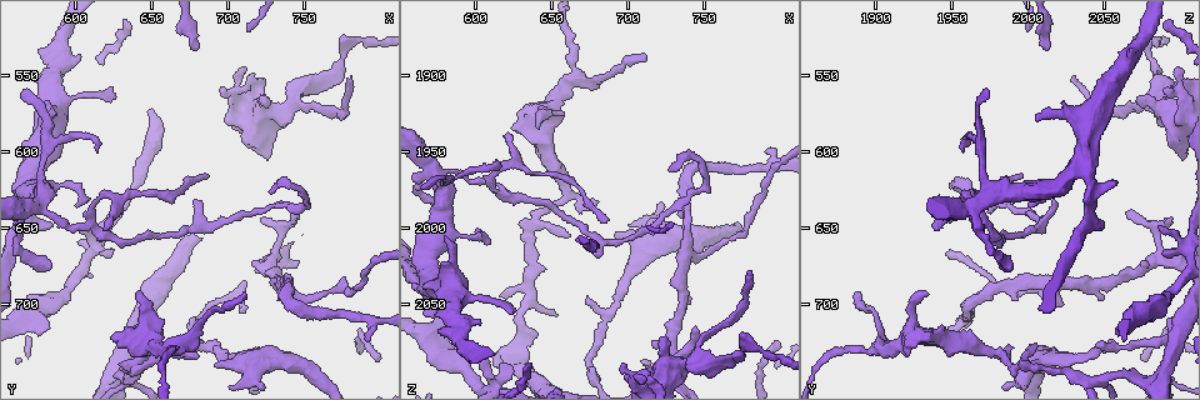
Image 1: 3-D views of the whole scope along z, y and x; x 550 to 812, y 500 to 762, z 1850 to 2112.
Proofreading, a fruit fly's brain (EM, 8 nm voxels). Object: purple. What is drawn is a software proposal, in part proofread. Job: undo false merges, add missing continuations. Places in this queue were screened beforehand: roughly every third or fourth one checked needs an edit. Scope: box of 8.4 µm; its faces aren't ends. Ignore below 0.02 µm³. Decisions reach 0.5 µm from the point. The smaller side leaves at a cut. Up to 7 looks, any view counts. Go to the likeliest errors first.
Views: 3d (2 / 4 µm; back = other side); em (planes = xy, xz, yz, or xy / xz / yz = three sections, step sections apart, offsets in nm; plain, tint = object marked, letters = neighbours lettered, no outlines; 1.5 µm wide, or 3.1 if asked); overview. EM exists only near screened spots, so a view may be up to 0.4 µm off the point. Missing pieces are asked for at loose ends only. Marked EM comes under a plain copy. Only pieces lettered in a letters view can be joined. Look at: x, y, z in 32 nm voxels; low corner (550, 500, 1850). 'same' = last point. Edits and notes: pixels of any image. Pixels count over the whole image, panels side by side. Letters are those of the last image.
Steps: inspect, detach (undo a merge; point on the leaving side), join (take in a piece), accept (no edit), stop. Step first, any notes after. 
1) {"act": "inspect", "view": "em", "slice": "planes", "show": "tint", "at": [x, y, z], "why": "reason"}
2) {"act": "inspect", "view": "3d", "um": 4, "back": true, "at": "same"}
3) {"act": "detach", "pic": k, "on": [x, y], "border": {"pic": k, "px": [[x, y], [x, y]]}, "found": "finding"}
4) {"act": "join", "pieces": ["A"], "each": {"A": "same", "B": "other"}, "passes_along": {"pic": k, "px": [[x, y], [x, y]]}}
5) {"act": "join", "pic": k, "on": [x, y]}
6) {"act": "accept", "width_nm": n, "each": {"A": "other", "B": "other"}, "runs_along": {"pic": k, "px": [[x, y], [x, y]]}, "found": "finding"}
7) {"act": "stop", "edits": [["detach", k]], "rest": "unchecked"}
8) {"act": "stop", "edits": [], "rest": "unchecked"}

{"act": "inspect", "view": "3d", "um": 4, "at": [614, 600, 1956], "why": "thin end"}

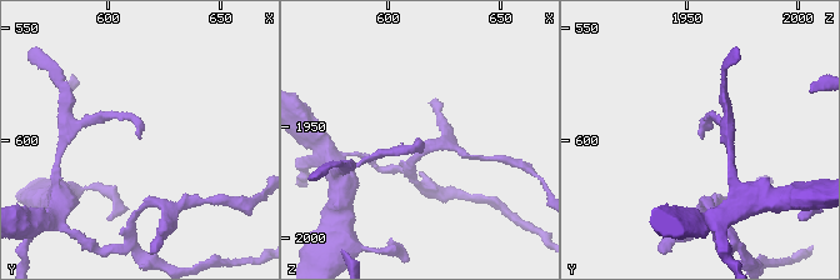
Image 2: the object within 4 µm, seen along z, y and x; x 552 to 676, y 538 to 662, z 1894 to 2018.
{"act": "inspect", "view": "em", "slice": "yz", "step": 8, "show": "tint", "at": [613, 599, 1958], "why": "shape alone is not enough"}

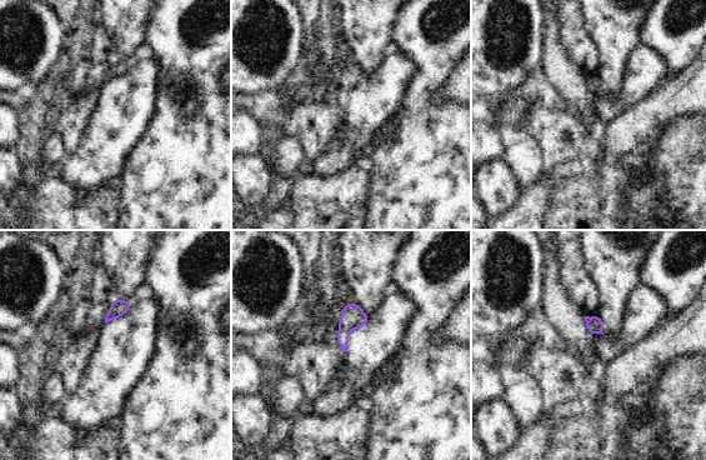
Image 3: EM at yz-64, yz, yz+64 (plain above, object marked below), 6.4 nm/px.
{"act": "inspect", "view": "em", "slice": "yz", "step": 8, "show": "letters", "at": "same"}

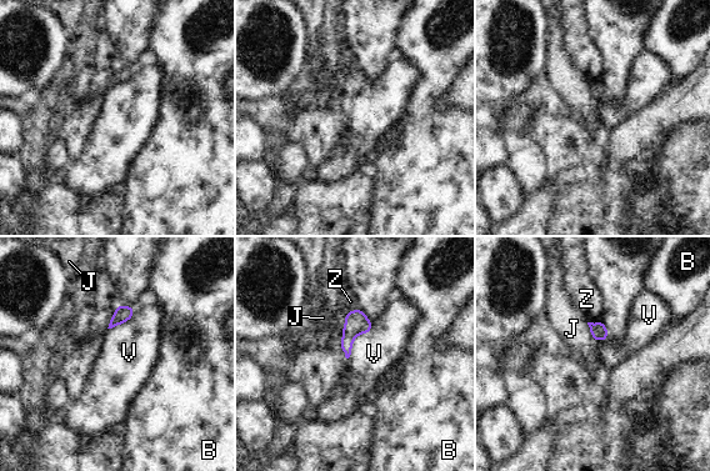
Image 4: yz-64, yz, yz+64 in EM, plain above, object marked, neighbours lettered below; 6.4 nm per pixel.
{"act": "accept", "longest_contact_nm": ["V", 280], "each": {"B": "other", "J": "other", "V": "other", "Z": "other"}, "border": {"pic": 4, "px": [[373, 324], [354, 339], [346, 359]]}, "found": "no lettered piece goes on from it"}

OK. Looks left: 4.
{"act": "inspect", "view": "em", "slice": "planes", "show": "tint", "at": [664, 728, 1900], "why": "a fork"}

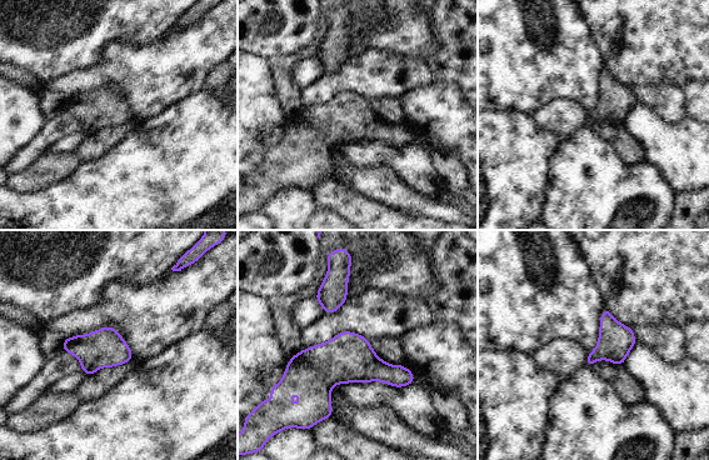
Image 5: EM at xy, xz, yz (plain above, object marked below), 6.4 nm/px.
{"act": "inspect", "view": "em", "slice": "planes", "show": "letters", "at": "same"}

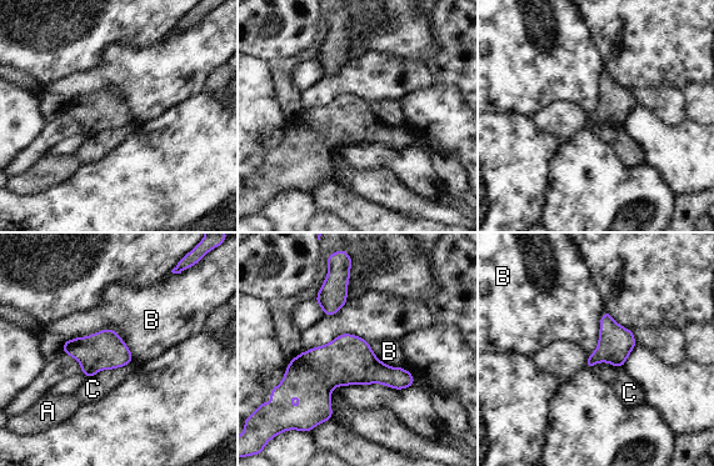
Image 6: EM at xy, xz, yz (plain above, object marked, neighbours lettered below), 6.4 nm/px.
{"act": "accept", "each": {"A": "other", "B": "other", "C": "other"}, "border": {"pic": 6, "px": [[64, 341], [113, 329], [133, 361]]}, "found": "continuous, no second cell"}

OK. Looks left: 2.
{"act": "inspect", "view": "em", "slice": "planes", "show": "letters", "at": [684, 616, 1994], "why": "free end"}

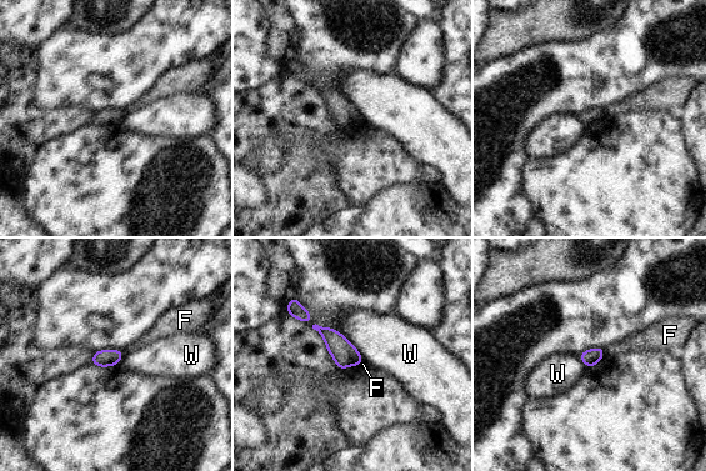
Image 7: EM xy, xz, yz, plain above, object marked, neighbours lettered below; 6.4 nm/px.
{"act": "accept", "each": {"F": "other", "W": "other"}, "found": "no lettered piece goes on from it"}

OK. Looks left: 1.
{"act": "stop", "edits": [], "rest": "unchecked"}

